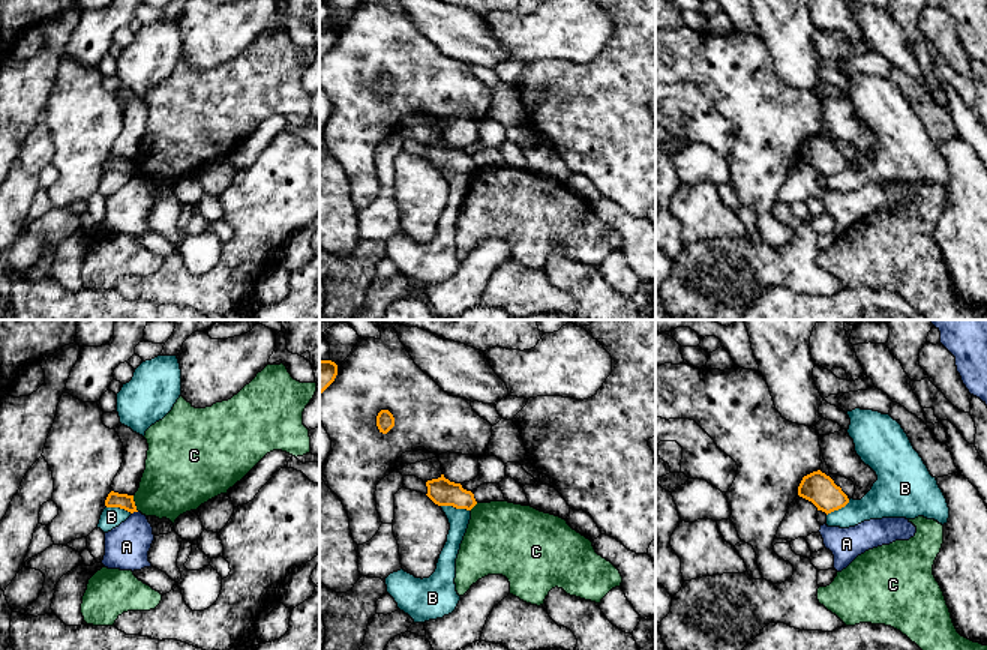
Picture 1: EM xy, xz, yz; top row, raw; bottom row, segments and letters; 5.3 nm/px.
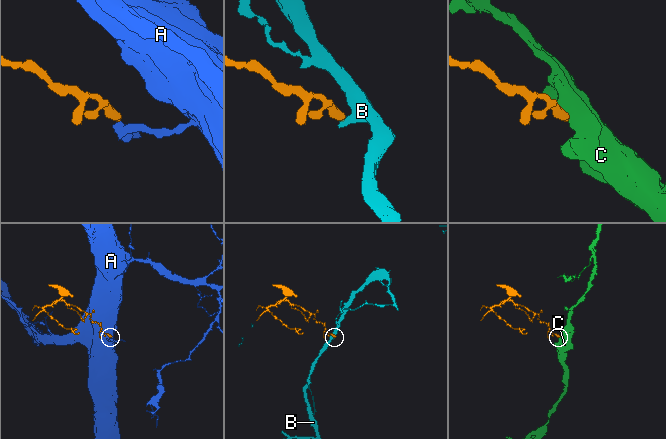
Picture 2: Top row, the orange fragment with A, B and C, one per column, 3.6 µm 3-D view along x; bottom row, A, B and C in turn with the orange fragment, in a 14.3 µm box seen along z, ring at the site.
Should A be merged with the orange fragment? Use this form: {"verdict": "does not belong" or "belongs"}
{"verdict": "does not belong"}

